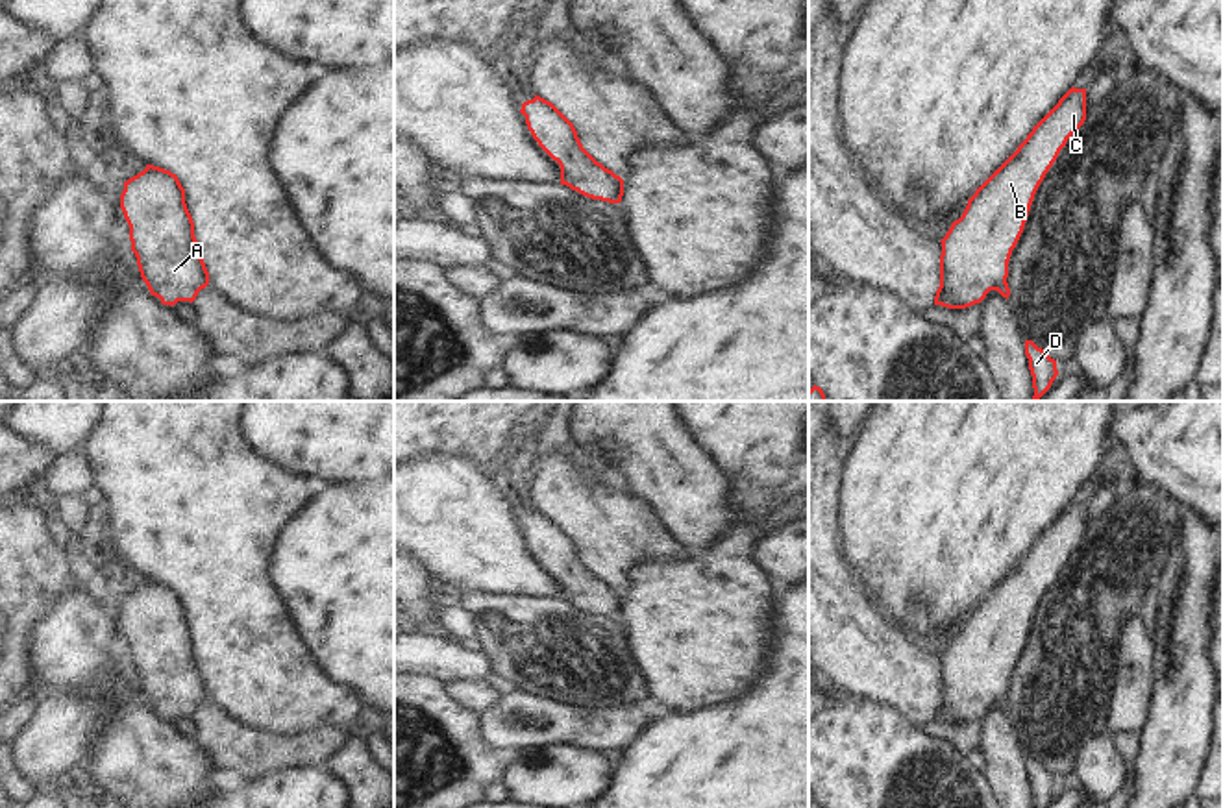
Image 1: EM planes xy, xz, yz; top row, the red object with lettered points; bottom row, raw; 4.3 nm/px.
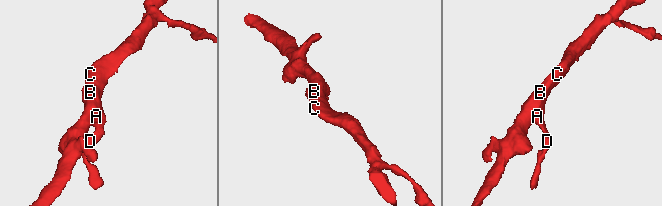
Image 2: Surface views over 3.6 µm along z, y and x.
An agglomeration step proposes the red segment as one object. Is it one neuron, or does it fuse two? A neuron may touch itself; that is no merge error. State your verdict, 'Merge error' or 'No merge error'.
No merge error.

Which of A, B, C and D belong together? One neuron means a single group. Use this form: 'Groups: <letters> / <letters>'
Groups: A B C D.

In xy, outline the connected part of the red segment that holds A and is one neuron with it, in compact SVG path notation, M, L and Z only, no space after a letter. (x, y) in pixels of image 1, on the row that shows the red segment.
M146 165L124 181L120 209L142 281L163 305L194 301L209 285L185 189L170 170Z

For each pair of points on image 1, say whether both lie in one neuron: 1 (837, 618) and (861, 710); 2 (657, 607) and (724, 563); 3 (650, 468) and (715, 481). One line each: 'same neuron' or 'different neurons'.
1: different neurons
2: same neuron
3: same neuron

